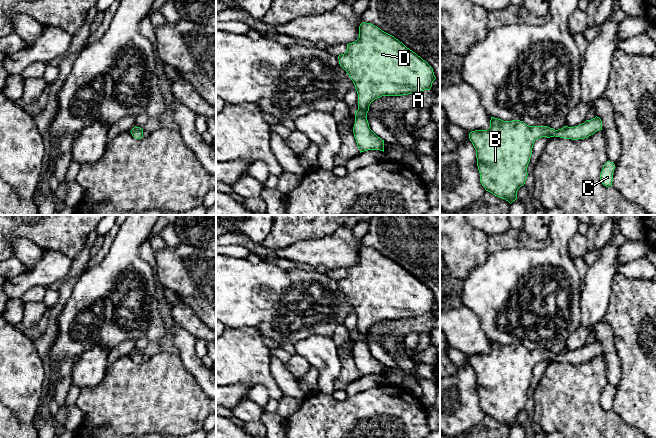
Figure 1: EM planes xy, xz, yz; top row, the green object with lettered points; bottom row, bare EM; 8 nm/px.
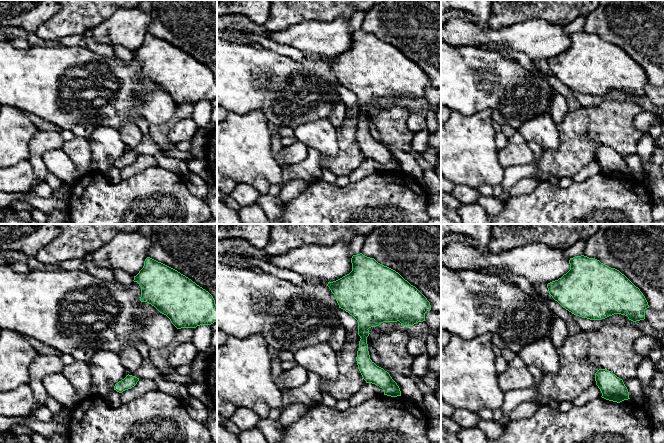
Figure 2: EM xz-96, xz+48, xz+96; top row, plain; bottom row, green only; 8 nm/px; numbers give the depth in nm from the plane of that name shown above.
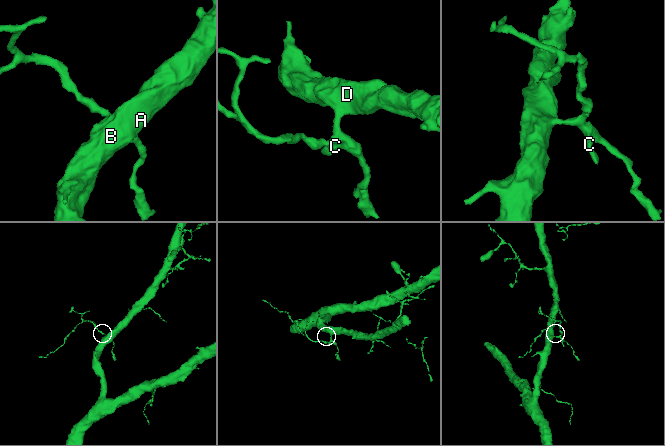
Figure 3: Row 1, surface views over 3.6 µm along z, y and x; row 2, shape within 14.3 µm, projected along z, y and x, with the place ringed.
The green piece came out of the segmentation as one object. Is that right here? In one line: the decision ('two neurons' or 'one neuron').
one neuron

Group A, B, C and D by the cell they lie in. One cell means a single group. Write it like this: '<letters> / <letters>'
A B C D

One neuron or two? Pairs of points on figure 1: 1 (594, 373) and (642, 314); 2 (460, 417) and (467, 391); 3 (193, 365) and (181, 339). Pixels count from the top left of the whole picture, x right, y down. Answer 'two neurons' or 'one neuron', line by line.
1: two neurons
2: one neuron
3: one neuron

